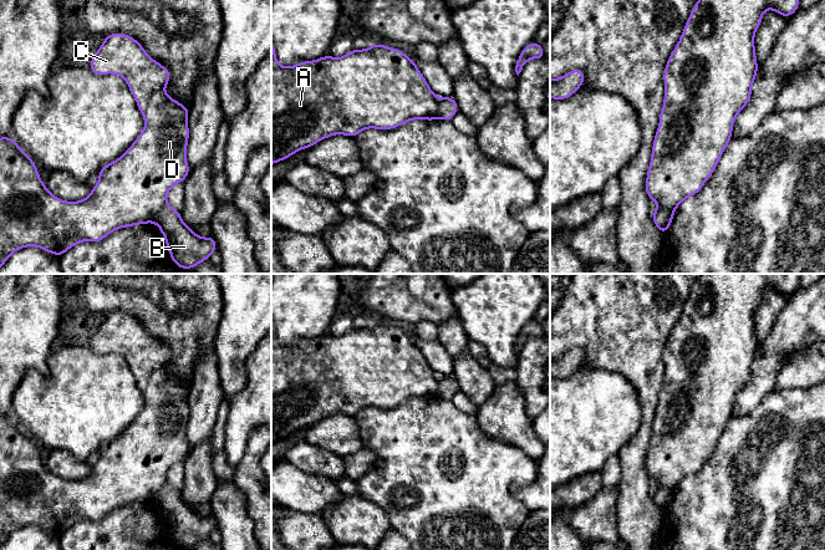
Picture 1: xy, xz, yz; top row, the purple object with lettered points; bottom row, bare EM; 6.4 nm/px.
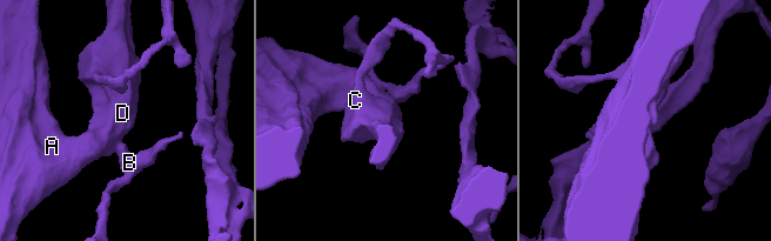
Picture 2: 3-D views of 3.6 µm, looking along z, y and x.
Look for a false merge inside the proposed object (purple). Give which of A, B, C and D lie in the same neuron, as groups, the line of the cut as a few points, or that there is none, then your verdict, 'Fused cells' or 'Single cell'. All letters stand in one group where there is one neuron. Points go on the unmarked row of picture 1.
Groups: A C D / B. Split along xz (437, 377), (438, 396). Fused cells

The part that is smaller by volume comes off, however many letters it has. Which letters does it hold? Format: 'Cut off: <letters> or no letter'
Cut off: B

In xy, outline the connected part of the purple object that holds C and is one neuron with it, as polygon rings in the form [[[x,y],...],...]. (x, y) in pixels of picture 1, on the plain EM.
[[[122,311],[105,316],[90,340],[90,348],[97,355],[114,352],[124,357],[144,396],[144,407],[118,438],[100,448],[98,460],[91,472],[78,480],[66,480],[52,474],[42,462],[35,439],[19,426],[14,416],[0,416],[0,546],[21,526],[36,525],[60,536],[81,520],[97,521],[119,506],[153,501],[167,484],[169,468],[185,459],[190,450],[185,439],[189,419],[189,387],[165,372],[164,366],[170,361],[169,348],[154,340],[138,319]]]

